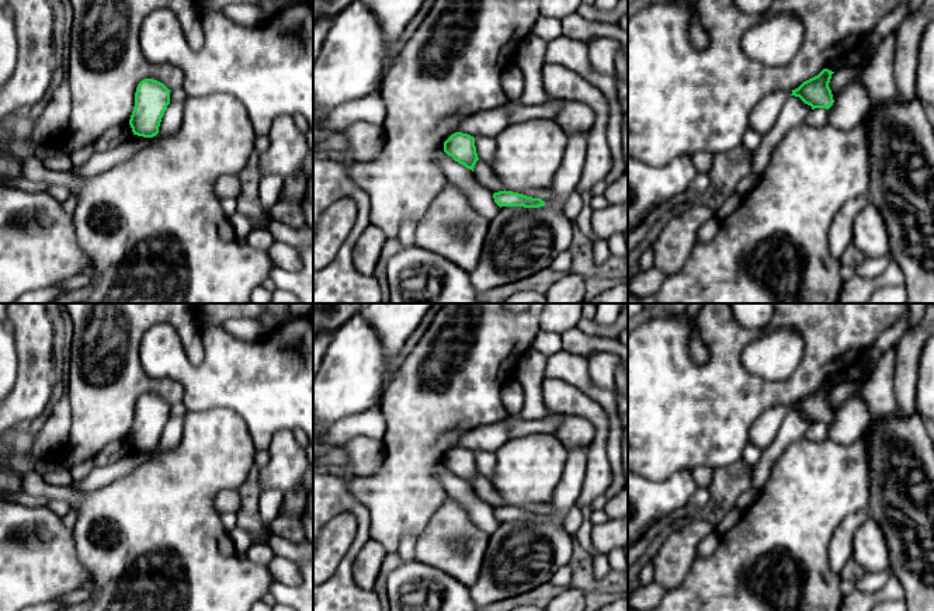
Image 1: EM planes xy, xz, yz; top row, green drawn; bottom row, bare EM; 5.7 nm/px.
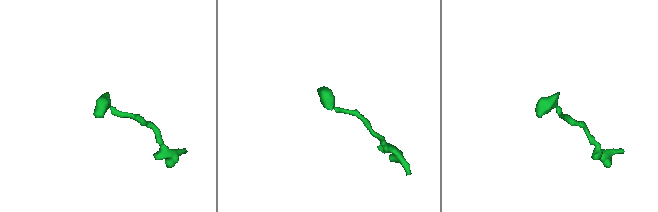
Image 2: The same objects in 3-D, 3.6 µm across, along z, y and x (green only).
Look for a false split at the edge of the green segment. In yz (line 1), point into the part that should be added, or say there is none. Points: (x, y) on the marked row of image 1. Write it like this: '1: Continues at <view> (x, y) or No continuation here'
1: No continuation here

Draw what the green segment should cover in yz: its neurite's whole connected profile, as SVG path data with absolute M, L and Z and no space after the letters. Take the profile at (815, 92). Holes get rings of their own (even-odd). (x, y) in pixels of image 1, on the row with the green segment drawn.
M823 69L817 76L803 81L798 88L792 90L791 96L799 97L805 104L815 108L829 110L834 100L829 87L834 72Z

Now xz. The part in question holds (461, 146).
M455 132L444 142L444 152L455 162L473 171L476 162L479 160L475 146L475 138Z

